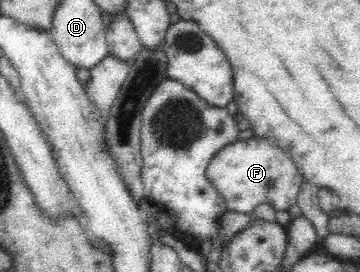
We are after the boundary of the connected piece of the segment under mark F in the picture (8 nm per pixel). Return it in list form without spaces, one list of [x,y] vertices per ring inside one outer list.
[[[255,136],[246,140],[237,140],[221,148],[211,159],[206,175],[223,197],[228,210],[242,213],[253,213],[253,210],[263,203],[268,203],[276,212],[287,211],[296,204],[304,181],[304,176],[296,167],[291,154],[279,148],[279,145],[271,143],[268,138]]]

